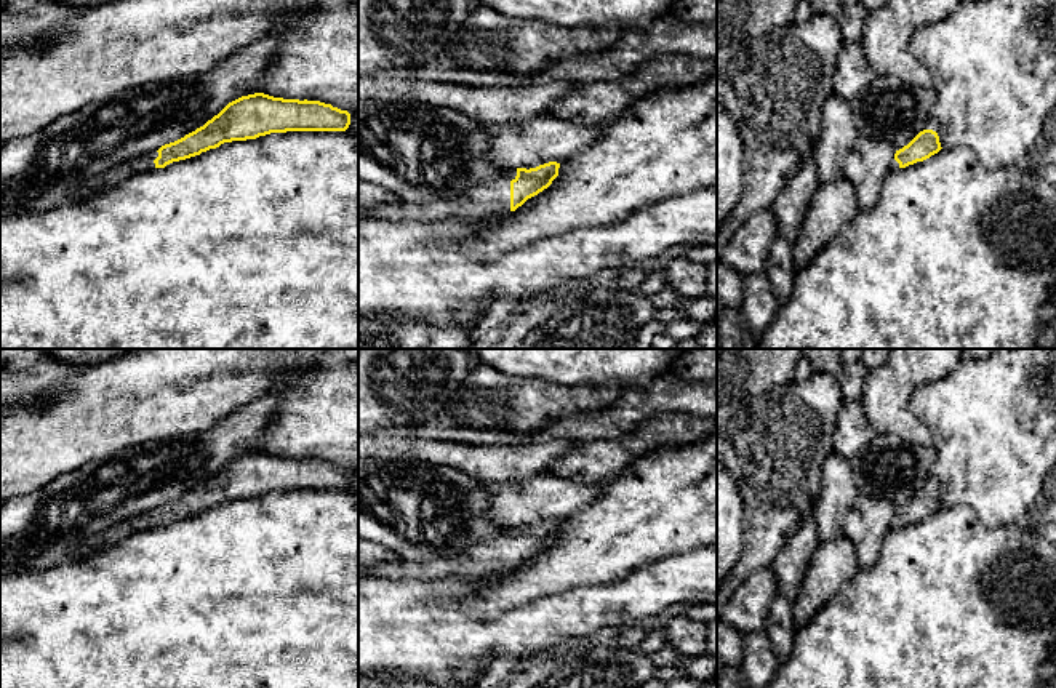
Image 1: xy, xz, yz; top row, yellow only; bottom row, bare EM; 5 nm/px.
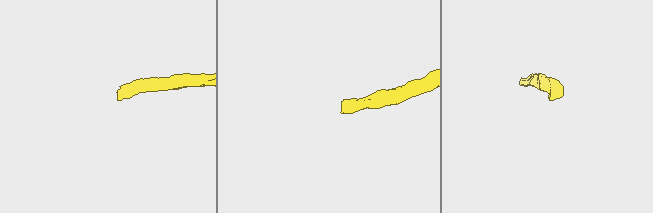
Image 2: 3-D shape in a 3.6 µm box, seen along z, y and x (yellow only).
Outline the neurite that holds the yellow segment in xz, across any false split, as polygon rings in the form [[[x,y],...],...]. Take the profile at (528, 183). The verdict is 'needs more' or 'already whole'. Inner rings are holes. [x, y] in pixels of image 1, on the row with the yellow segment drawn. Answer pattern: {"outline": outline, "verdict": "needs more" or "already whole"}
{"outline": [[[549,162],[536,168],[507,168],[501,176],[472,187],[454,198],[430,205],[378,203],[358,213],[358,219],[371,221],[451,221],[486,219],[515,211],[528,198],[547,189],[558,176],[560,163]]], "verdict": "needs more"}

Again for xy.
{"outline": [[[264,93],[242,96],[229,102],[218,115],[184,138],[158,150],[133,157],[78,186],[69,202],[80,202],[109,189],[122,179],[165,168],[224,142],[246,141],[286,131],[346,131],[350,114],[320,101],[274,98]]], "verdict": "needs more"}

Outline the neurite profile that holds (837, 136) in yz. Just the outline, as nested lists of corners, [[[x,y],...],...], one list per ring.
[[[835,93],[822,109],[821,133],[810,154],[814,158],[819,182],[835,181],[843,170],[845,157],[858,139],[850,102]]]

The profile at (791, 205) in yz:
[[[806,155],[802,170],[789,179],[773,205],[778,232],[792,245],[802,235],[803,219],[818,186],[819,179],[814,158]]]

